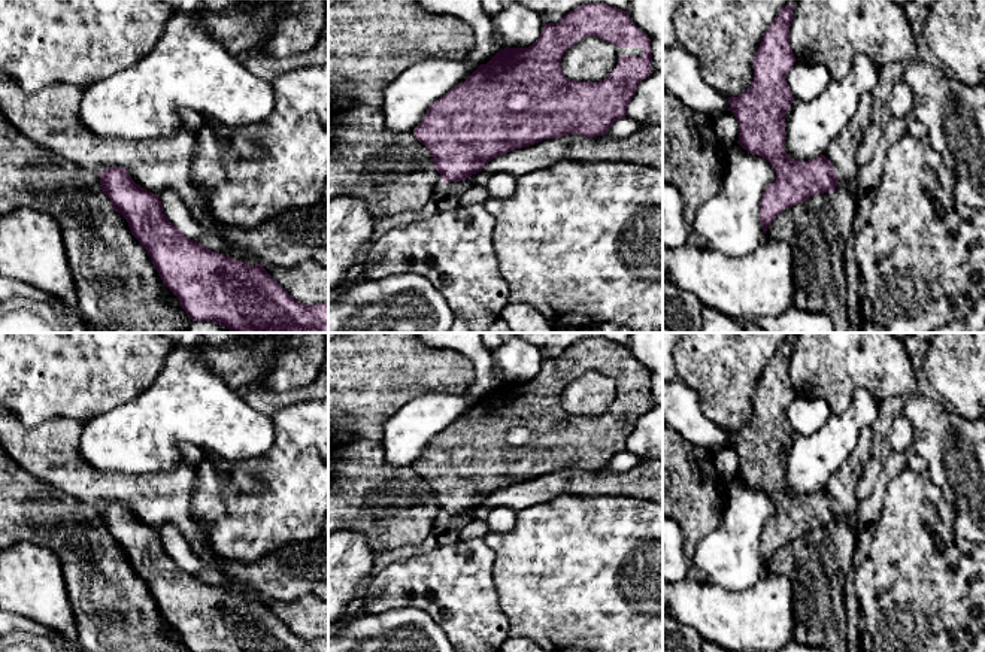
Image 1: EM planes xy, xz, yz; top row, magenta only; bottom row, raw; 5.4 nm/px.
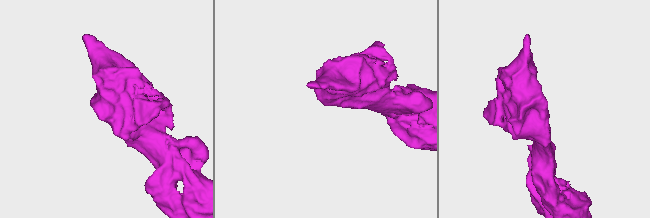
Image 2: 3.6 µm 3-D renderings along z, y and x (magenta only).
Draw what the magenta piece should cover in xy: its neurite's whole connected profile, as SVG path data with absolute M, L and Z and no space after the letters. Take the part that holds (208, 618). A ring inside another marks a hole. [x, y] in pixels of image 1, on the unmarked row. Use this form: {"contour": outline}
{"contour": "M107 501L98 509L104 527L152 594L163 618L179 633L190 652L328 652L328 637L301 639L266 604L213 586L188 573L163 548L158 530L137 519L128 504Z"}

